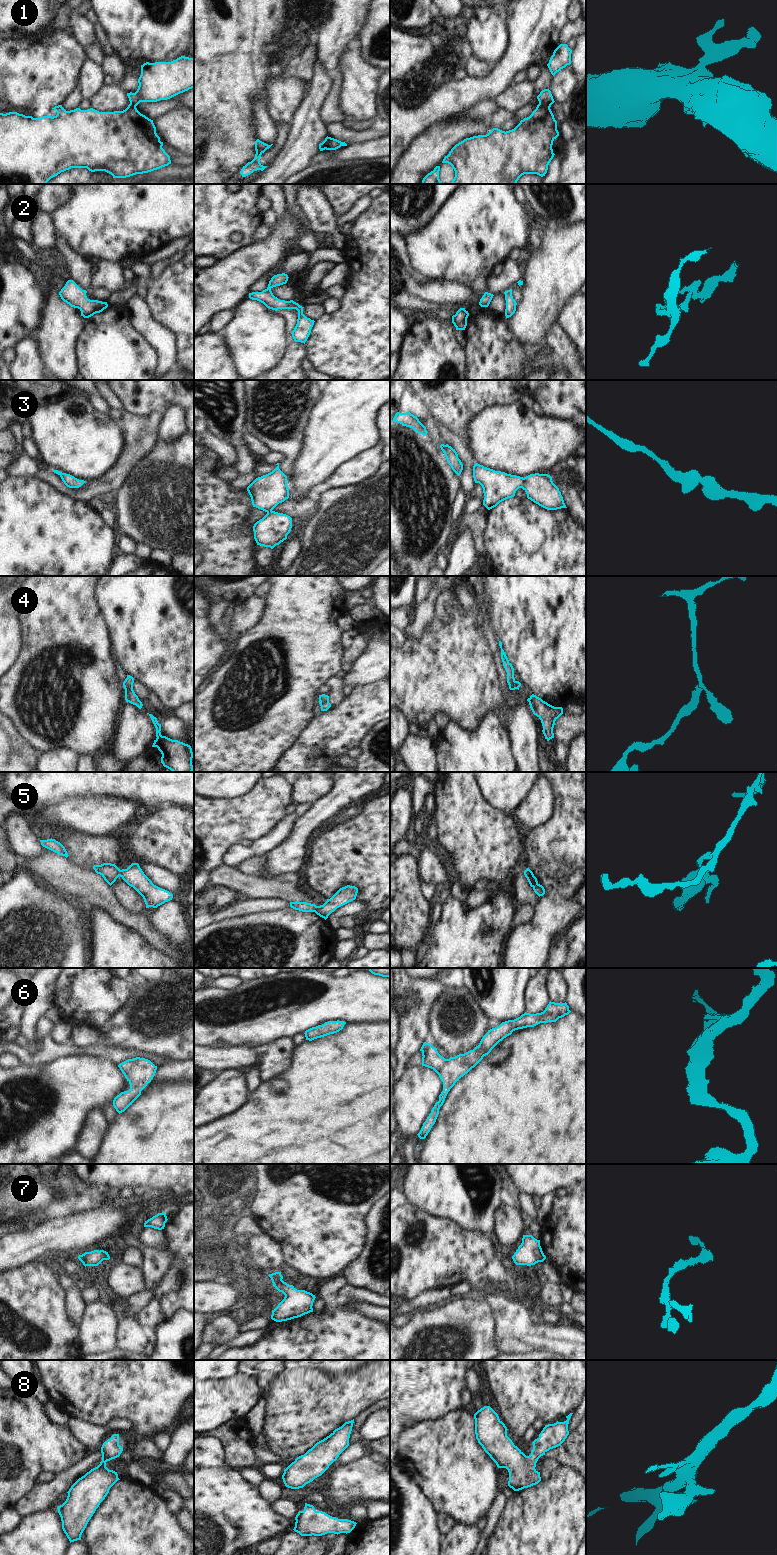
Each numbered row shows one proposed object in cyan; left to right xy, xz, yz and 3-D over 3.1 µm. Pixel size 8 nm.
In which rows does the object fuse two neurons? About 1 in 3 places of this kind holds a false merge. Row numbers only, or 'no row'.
1, 4, 5

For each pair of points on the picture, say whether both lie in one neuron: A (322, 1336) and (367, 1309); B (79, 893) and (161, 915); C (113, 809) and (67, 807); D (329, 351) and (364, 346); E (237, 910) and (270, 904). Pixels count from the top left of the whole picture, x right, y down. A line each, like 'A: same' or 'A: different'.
A: different
B: different
C: same
D: same
E: same

